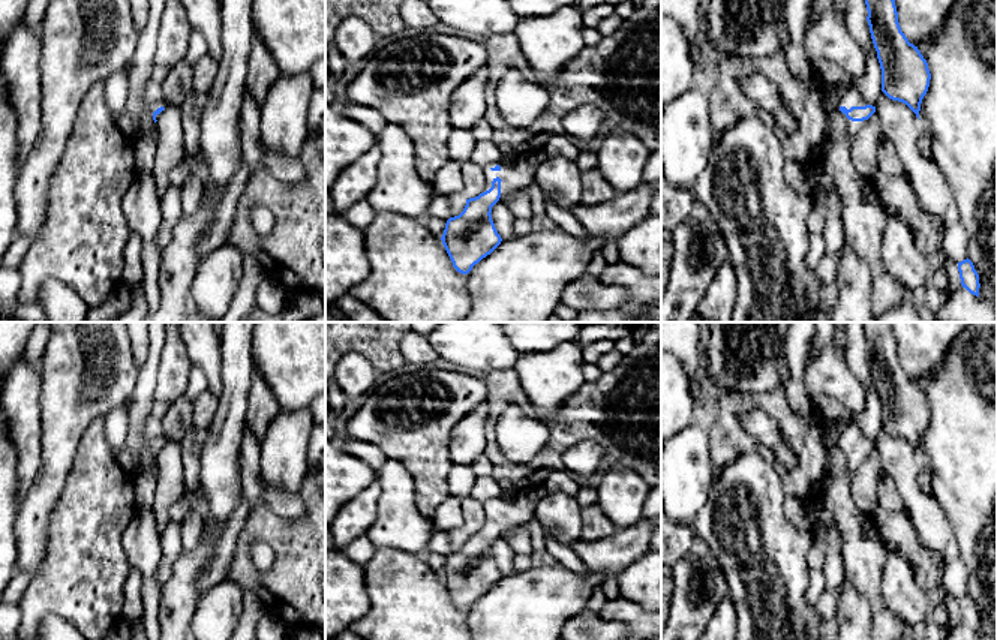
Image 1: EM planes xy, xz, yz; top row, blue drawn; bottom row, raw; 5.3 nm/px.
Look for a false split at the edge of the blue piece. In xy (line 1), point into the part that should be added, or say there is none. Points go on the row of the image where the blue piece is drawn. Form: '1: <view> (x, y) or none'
1: none

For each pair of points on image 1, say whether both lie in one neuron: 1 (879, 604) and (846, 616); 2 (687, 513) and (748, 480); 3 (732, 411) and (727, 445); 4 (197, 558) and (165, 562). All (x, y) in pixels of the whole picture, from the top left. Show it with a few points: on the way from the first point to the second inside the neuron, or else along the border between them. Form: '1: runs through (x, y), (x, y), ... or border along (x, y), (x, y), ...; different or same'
1: border along (850, 582), (868, 604), (871, 624); different
2: border along (715, 475), (709, 495), (691, 525); different
3: runs through (727, 420), (727, 436); same
4: border along (183, 550), (173, 565), (171, 576), (161, 586); different

